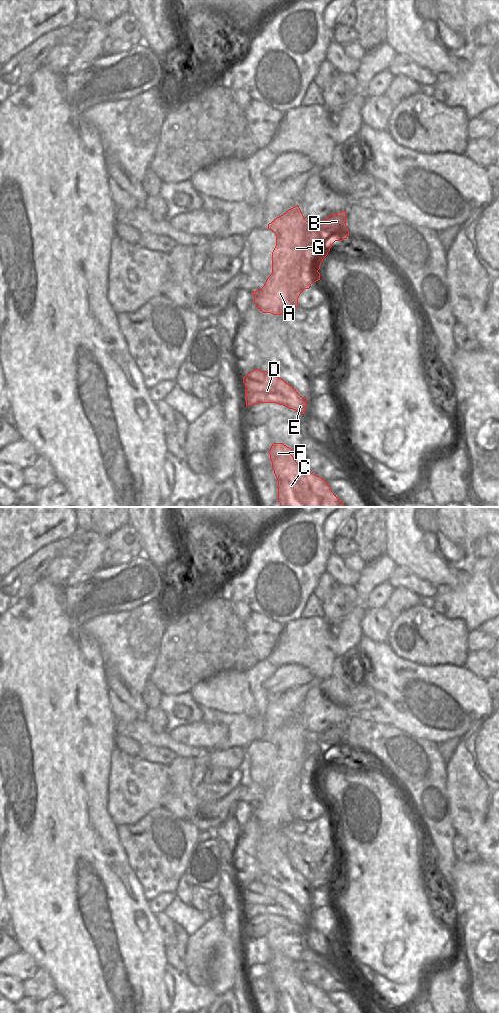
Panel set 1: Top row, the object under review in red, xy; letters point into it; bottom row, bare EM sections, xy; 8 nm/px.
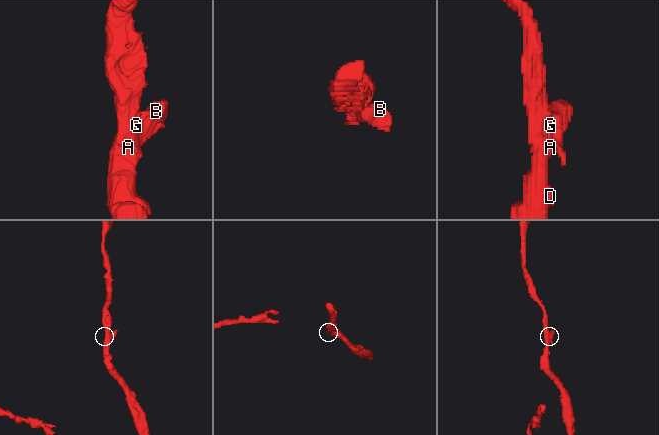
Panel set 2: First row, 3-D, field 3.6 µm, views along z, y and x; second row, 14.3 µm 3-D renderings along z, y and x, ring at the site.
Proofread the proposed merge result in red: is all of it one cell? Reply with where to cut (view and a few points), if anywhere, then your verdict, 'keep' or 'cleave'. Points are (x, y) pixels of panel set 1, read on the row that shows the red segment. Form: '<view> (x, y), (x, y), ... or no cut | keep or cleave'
no cut | keep

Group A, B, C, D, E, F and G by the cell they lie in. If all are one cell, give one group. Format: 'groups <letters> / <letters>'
groups A B C D E F G

